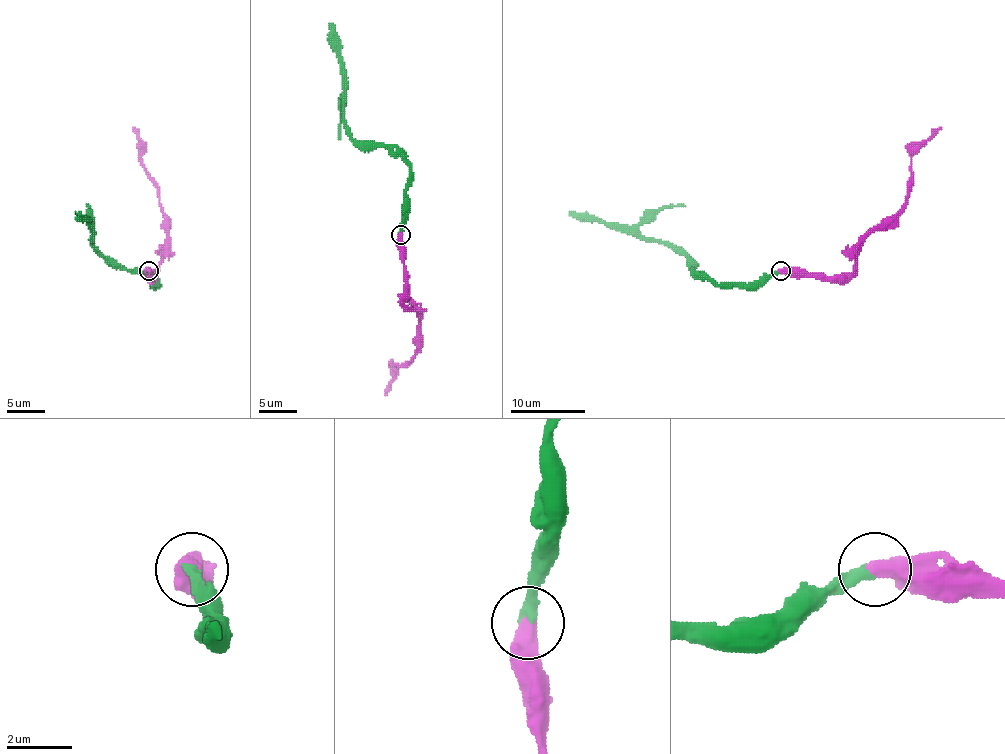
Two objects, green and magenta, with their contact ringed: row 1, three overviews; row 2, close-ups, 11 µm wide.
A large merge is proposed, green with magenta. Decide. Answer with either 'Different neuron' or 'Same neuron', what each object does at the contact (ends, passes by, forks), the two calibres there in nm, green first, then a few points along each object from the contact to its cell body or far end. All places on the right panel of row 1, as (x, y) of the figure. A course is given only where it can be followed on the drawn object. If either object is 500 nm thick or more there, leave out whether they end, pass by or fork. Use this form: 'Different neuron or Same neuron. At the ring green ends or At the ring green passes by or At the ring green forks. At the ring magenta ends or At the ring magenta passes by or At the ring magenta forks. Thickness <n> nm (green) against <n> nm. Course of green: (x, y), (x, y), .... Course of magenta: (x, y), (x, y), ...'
Same neuron. Thickness 320 nm (green) against 550 nm. Course of green: (780, 271), (758, 282), (713, 284), (694, 271), (692, 262), (683, 252), (597, 221), (575, 217), (569, 211). Course of magenta: (780, 271), (825, 277), (849, 275), (859, 245), (905, 202), (911, 155), (941, 127)

